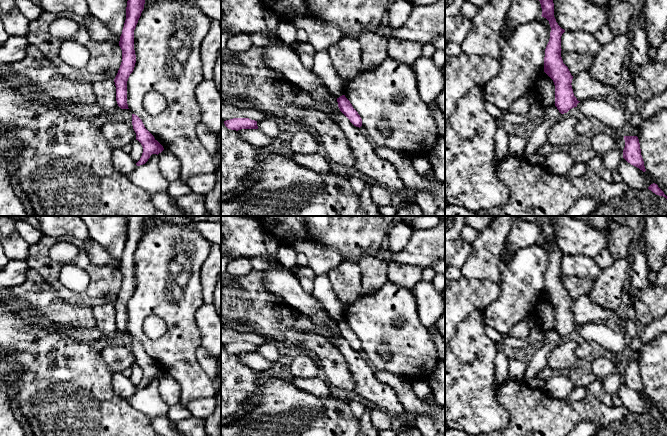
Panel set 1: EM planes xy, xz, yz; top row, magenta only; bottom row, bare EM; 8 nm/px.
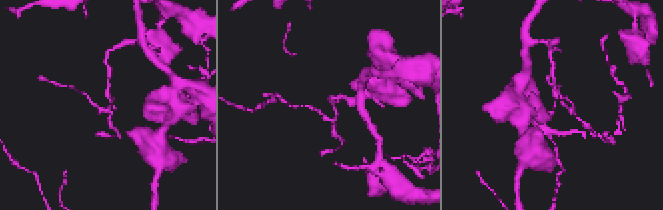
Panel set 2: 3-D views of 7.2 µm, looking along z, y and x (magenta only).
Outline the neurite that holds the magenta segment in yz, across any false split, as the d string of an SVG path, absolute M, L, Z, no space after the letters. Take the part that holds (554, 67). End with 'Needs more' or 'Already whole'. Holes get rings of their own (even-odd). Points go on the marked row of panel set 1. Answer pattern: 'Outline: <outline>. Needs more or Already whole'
Outline: M539 0L542 8L542 17L549 21L550 39L545 49L544 72L553 80L555 85L555 106L561 114L577 107L580 102L574 96L572 79L568 67L561 57L561 36L565 32L554 17L553 0Z. Already whole

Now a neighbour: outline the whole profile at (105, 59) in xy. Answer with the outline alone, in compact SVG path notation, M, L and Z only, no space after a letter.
M43 11L39 18L30 21L26 35L29 43L37 47L63 76L72 81L93 83L107 79L114 80L122 62L122 50L119 44L93 40L85 27L79 27L73 39L88 49L90 58L82 68L69 66L59 55L63 40L49 32L51 23L59 16Z

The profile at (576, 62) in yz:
M561 50L563 63L568 67L572 76L590 70L594 57L587 54L569 53Z

